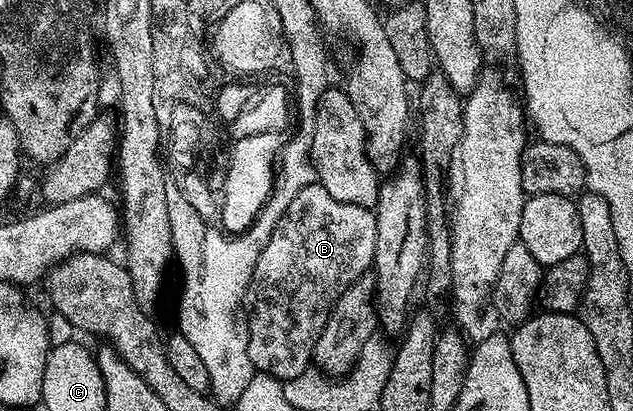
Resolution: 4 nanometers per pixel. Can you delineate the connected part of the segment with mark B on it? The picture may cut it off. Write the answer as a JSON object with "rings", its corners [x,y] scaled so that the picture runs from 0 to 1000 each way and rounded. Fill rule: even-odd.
{"rings":[[[504,443],[471,465],[417,594],[414,618],[408,618],[401,667],[392,674],[392,703],[382,732],[382,759],[392,793],[395,881],[404,905],[419,905],[434,925],[450,929],[488,903],[498,835],[531,730],[588,652],[592,586],[594,521],[589,509],[534,491],[534,482],[521,482],[521,470]]]}

